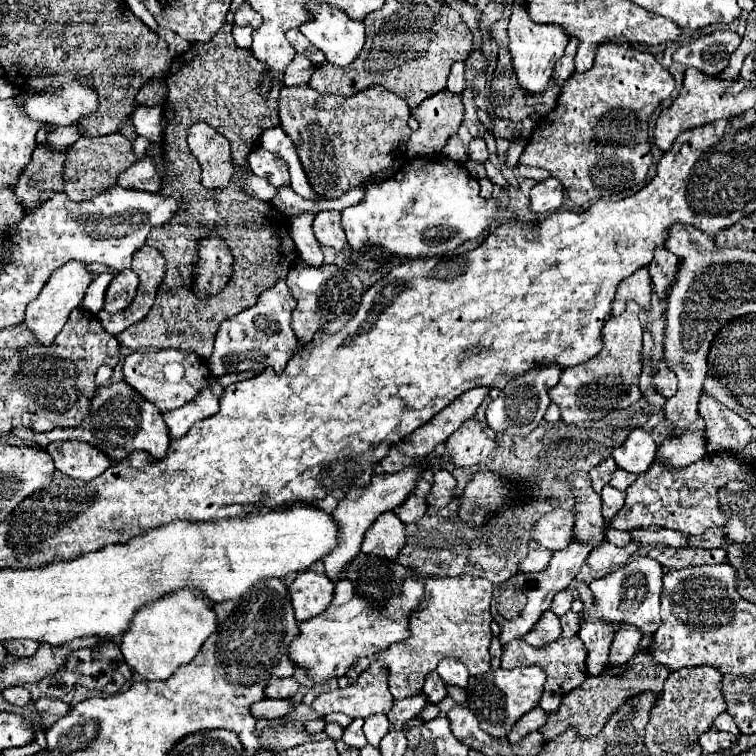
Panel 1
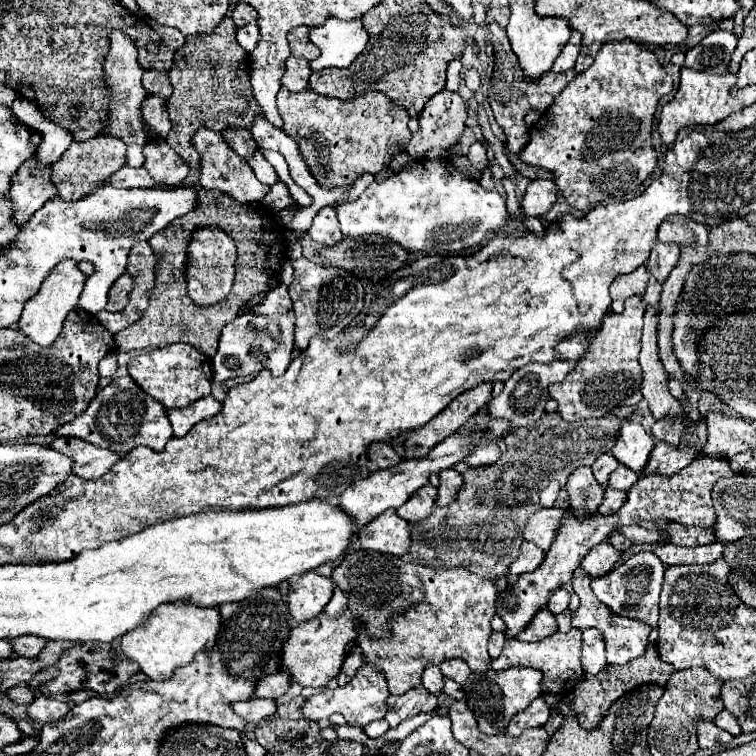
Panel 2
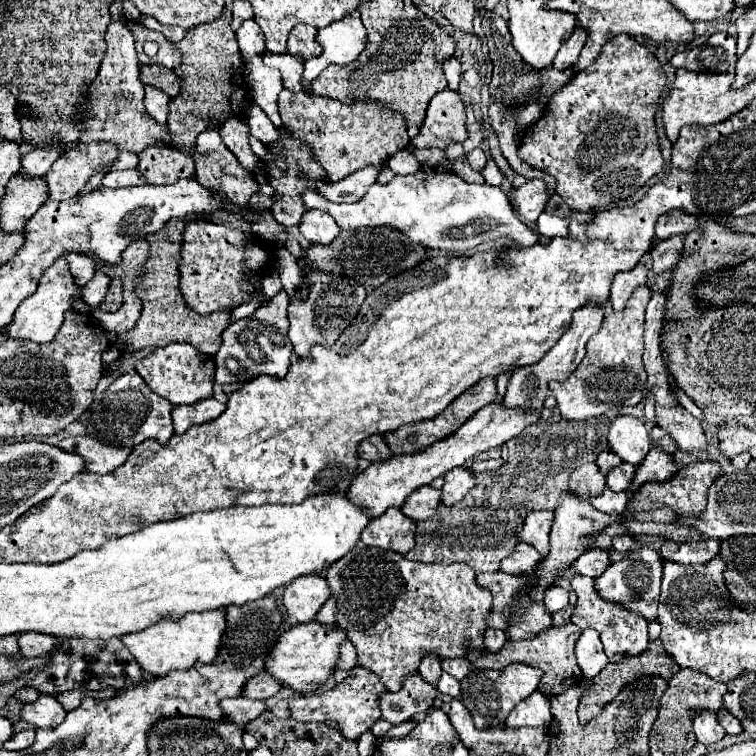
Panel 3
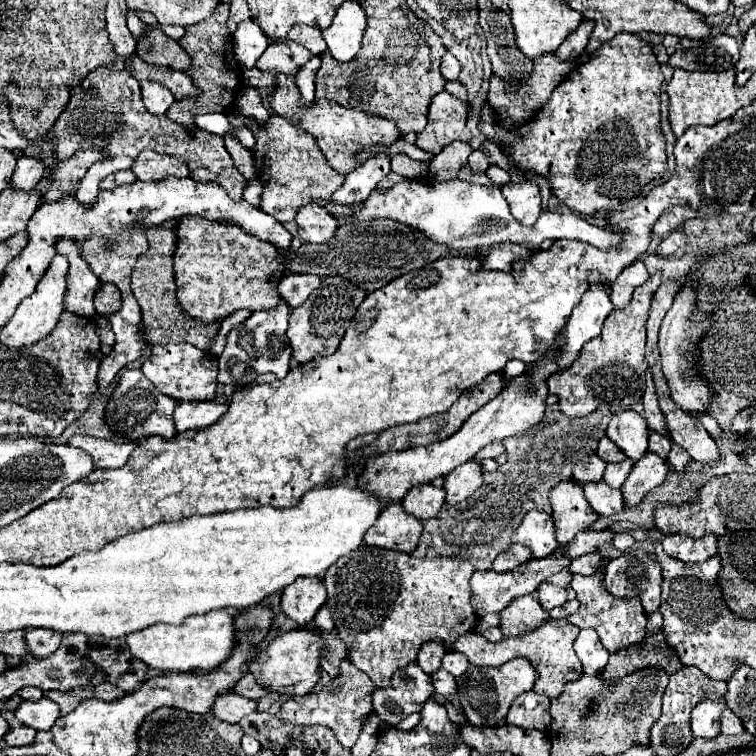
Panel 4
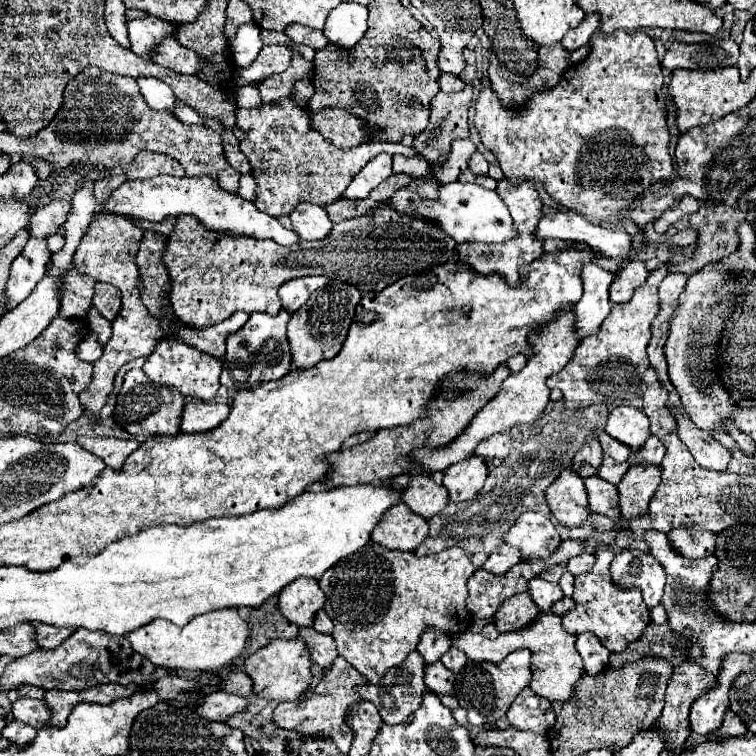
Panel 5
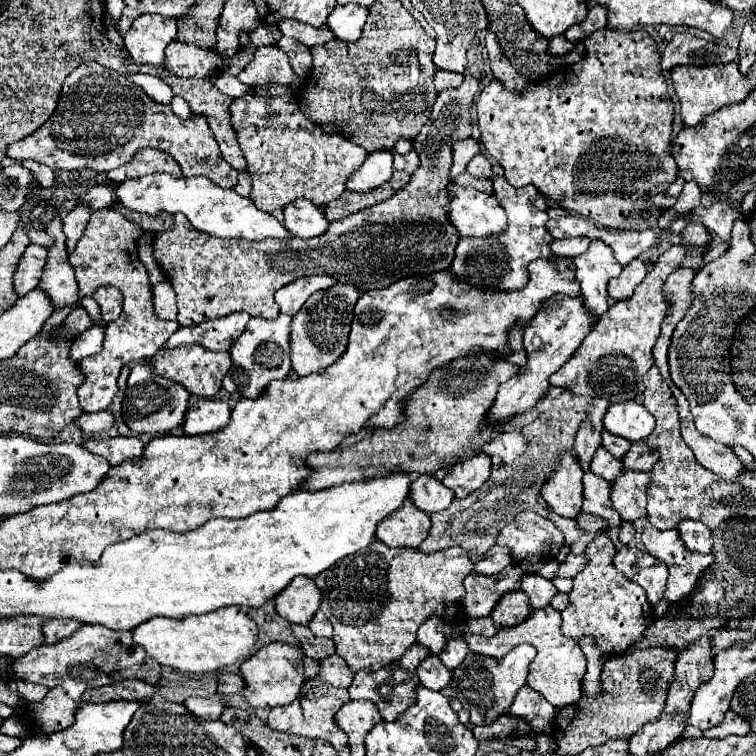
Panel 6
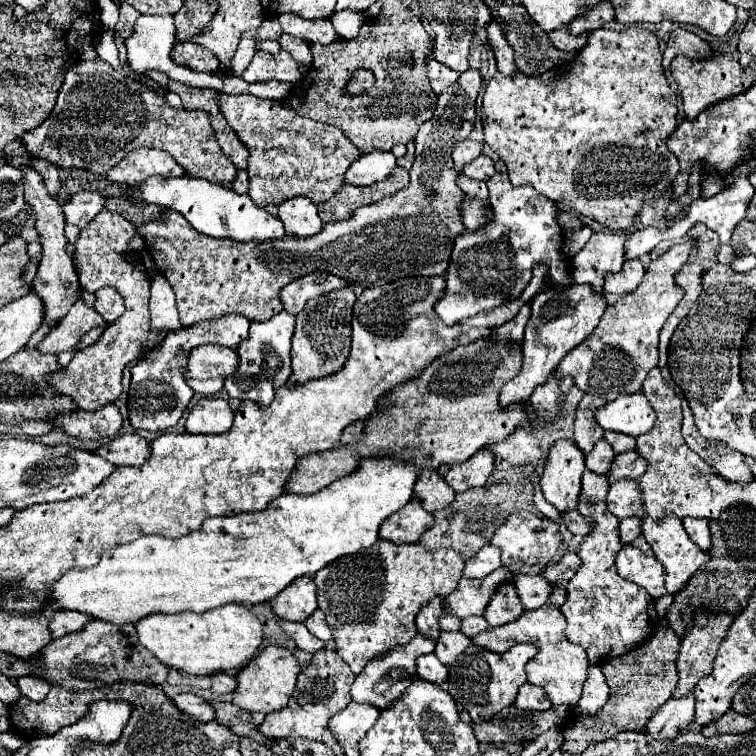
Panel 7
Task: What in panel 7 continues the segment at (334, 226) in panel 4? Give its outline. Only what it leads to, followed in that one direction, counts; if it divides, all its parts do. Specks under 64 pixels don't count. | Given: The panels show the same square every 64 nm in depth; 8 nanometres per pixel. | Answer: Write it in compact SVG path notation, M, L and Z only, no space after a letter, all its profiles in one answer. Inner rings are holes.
M292 198L278 206L280 220L286 228L286 234L308 238L322 230L322 220L318 216L318 208L312 200L306 198Z

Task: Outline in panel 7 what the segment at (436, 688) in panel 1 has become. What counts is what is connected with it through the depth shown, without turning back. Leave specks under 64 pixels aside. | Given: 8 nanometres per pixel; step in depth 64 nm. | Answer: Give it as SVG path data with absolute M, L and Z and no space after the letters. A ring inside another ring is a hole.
M432 598L430 604L426 608L422 608L422 612L418 614L416 626L418 626L418 634L430 640L438 640L440 636L440 624L438 618L444 612L444 600L442 598Z

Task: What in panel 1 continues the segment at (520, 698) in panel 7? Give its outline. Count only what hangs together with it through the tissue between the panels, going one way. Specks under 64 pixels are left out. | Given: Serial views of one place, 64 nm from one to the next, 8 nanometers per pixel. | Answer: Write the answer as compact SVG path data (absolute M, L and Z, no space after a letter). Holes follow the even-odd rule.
M536 706L534 710L530 710L528 714L524 714L524 716L516 722L516 726L512 728L512 732L510 732L506 738L514 744L514 742L522 740L526 734L540 730L544 724L546 724L546 712L544 712L540 706Z

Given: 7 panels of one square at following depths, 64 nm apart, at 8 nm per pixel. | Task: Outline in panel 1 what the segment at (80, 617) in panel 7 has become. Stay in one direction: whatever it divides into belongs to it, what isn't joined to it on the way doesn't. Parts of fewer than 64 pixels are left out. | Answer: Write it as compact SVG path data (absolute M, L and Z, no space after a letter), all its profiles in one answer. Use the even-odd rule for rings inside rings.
M8 640L4 644L4 648L10 656L28 658L28 656L34 656L34 652L38 650L38 642L34 642L34 640Z

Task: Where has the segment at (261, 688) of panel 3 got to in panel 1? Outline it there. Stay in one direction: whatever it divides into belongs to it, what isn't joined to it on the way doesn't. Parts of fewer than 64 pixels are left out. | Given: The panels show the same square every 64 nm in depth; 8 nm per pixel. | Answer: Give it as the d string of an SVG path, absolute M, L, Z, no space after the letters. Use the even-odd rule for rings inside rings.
M272 678L266 686L268 698L292 698L296 696L300 684L296 678Z

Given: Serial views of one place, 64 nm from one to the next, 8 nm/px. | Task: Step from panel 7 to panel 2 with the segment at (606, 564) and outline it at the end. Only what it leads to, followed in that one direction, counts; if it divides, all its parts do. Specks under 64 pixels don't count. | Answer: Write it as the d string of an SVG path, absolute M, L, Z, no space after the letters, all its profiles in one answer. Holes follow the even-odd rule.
M606 486L606 488L604 488L604 500L602 500L598 512L600 512L602 516L612 514L612 512L620 510L620 506L622 506L624 502L626 502L626 492L620 492L620 490L614 490L614 488ZM580 576L580 578L574 578L572 582L572 588L574 592L578 594L580 598L580 608L572 614L572 626L574 628L598 628L602 634L604 634L604 640L606 640L606 658L608 658L608 664L626 664L628 660L632 658L638 658L644 654L646 650L646 640L648 640L648 634L652 628L648 628L646 624L642 624L640 620L630 620L630 618L622 618L622 616L616 616L610 612L610 608L602 608L602 602L596 600L592 588L590 588L590 578L586 576Z

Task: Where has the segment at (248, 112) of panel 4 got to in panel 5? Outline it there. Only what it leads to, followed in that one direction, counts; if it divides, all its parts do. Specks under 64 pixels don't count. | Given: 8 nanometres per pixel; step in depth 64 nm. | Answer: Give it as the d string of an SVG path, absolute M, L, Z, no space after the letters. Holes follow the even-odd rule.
M244 86L236 94L236 108L256 108L262 104L260 90L256 86Z

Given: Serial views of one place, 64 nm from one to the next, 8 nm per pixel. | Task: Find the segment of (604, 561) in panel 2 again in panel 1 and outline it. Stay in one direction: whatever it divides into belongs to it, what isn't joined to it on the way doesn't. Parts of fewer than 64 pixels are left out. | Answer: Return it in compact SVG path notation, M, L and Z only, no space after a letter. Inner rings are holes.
M632 540L624 548L618 548L618 546L604 542L602 546L598 546L596 550L590 552L586 564L592 570L612 570L612 568L618 568L618 566L624 566L628 562L628 558L638 552L638 548L640 548L640 544L636 540ZM630 550L632 550L632 554L630 554Z

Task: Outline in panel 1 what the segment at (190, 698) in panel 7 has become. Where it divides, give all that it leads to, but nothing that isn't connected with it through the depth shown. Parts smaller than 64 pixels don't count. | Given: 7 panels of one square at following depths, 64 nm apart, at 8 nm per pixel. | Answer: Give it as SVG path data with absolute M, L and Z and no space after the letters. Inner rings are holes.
M260 700L256 704L252 704L252 714L258 716L258 718L266 718L266 720L274 720L274 718L284 718L288 716L294 706L292 706L292 700Z

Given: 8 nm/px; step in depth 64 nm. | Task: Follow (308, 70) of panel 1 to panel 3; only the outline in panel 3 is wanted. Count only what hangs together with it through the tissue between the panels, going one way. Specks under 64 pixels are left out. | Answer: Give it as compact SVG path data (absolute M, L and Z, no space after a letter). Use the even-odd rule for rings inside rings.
M266 54L264 56L264 64L278 68L282 72L282 82L288 90L302 90L302 72L304 72L304 64L300 60L296 60L290 54Z

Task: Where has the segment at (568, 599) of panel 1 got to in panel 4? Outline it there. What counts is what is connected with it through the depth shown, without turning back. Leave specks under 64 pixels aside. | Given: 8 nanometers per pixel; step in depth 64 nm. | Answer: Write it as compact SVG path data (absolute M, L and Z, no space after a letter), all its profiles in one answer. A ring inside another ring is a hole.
M542 582L542 584L538 586L536 598L538 598L538 602L542 604L542 608L544 608L546 612L550 612L550 610L556 608L556 606L562 606L562 604L568 600L568 598L566 598L566 590L560 588L560 586L554 586L554 584L550 584L550 582Z

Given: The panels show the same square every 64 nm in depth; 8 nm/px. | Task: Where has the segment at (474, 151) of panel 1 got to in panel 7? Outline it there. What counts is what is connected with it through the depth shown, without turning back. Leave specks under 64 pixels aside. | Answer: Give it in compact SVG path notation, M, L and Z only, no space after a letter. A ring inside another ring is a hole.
M478 156L476 160L472 160L470 164L466 164L464 166L464 170L462 170L468 178L474 178L474 180L490 180L494 174L496 174L496 170L494 170L494 162L488 158L488 156Z

